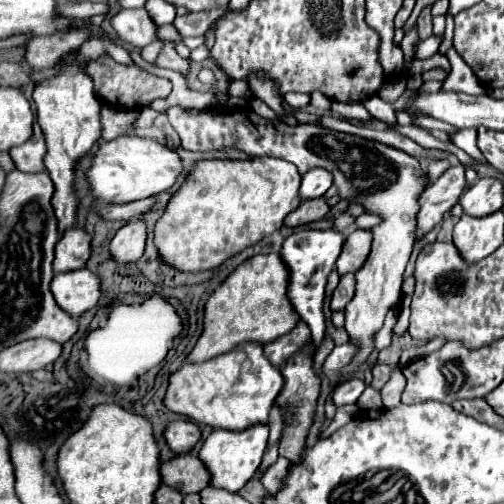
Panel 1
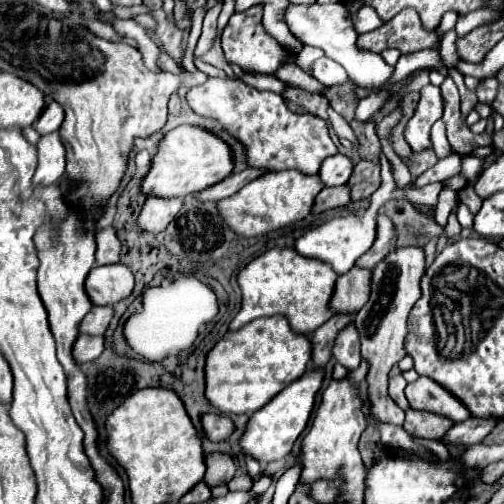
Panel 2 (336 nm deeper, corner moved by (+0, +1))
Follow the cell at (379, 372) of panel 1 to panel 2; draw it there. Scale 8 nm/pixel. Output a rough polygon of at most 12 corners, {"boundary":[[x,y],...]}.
{"boundary":[[402,375],[390,379],[390,397],[400,409],[410,409],[404,397],[406,379]]}

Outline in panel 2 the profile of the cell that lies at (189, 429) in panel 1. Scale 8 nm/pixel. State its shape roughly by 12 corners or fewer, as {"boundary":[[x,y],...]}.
{"boundary":[[204,415],[202,425],[210,441],[232,435],[234,423],[226,415]]}

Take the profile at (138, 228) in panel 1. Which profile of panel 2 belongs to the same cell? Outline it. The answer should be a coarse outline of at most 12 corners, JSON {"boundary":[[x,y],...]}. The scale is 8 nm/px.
{"boundary":[[148,197],[138,225],[156,235],[176,217],[182,199]]}

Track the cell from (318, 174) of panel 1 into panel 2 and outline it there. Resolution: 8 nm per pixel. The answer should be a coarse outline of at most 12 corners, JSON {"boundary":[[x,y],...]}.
{"boundary":[[336,153],[320,167],[324,185],[336,187],[350,179],[354,163]]}

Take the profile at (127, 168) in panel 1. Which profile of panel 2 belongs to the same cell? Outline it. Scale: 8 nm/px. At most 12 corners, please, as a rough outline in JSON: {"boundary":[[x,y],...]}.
{"boundary":[[204,127],[168,131],[142,181],[154,197],[220,183],[232,149]]}

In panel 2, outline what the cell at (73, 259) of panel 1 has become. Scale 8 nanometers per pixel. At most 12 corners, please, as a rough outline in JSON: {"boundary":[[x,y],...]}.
{"boundary":[[112,227],[96,233],[96,265],[120,261],[120,241]]}

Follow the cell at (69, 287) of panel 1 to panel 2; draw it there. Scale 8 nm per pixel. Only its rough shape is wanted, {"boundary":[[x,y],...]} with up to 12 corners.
{"boundary":[[122,265],[94,267],[86,279],[93,305],[116,305],[134,289]]}

